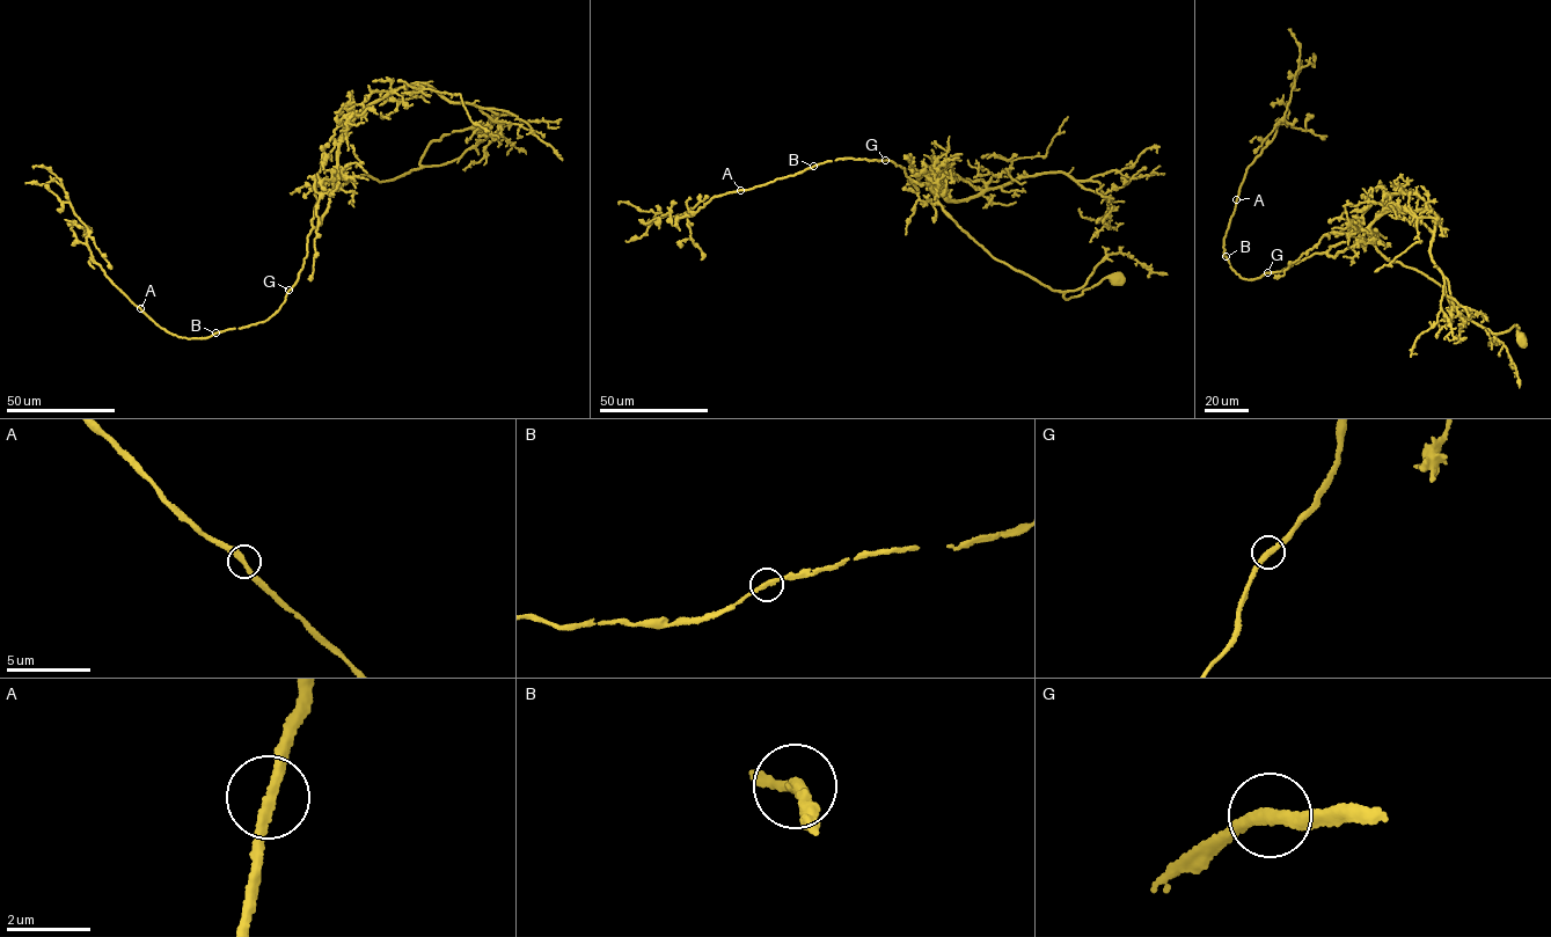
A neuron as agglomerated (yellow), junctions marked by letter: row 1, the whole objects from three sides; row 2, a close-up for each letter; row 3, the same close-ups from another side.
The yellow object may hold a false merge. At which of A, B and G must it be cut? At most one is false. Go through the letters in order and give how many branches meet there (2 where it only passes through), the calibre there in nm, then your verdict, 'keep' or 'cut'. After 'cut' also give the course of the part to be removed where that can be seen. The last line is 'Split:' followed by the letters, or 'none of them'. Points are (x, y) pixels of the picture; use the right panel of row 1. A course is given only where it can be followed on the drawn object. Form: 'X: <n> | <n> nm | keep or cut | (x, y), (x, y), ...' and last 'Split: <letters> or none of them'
A: 2 | 260 nm | keep
B: 2 | 240 nm | keep
G: 2 | 240 nm | keep
Split: none of them

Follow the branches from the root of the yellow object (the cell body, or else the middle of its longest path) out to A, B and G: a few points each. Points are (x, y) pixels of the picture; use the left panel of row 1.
A: (481, 126), (432, 141), (393, 180), (337, 190), (336, 167), (299, 278), (265, 321), (188, 338), (140, 309)
B: (481, 126), (432, 141), (421, 166), (393, 180), (360, 175), (337, 190), (336, 167), (278, 310), (216, 332)
G: (481, 126), (432, 141), (421, 166), (393, 180), (360, 175), (337, 190), (336, 167), (337, 183), (290, 290)

